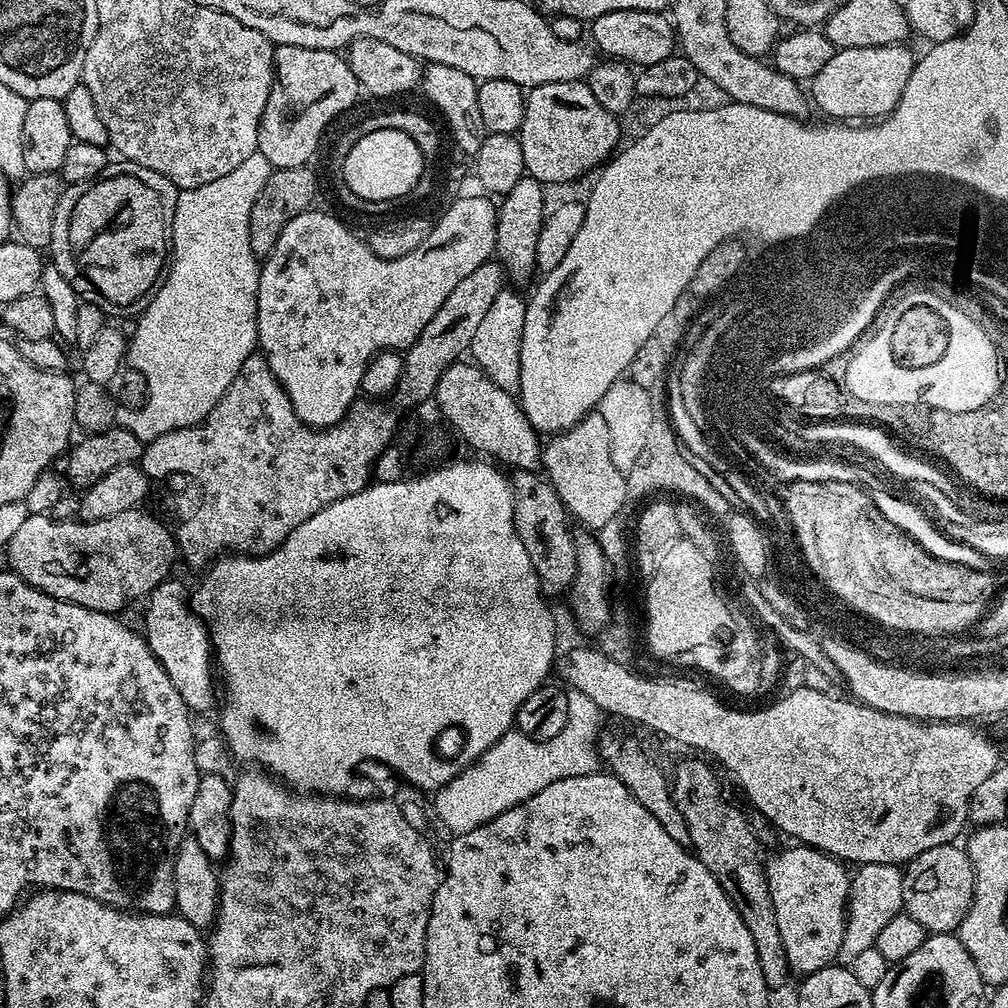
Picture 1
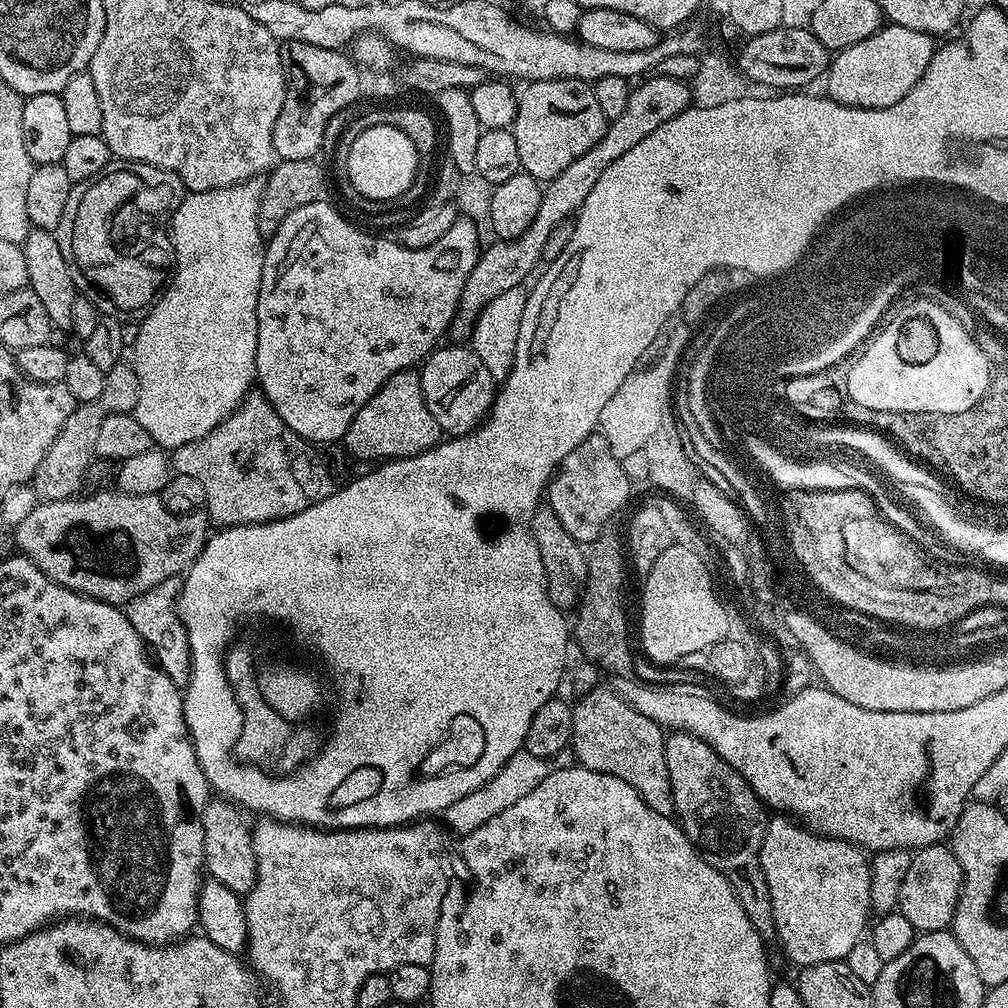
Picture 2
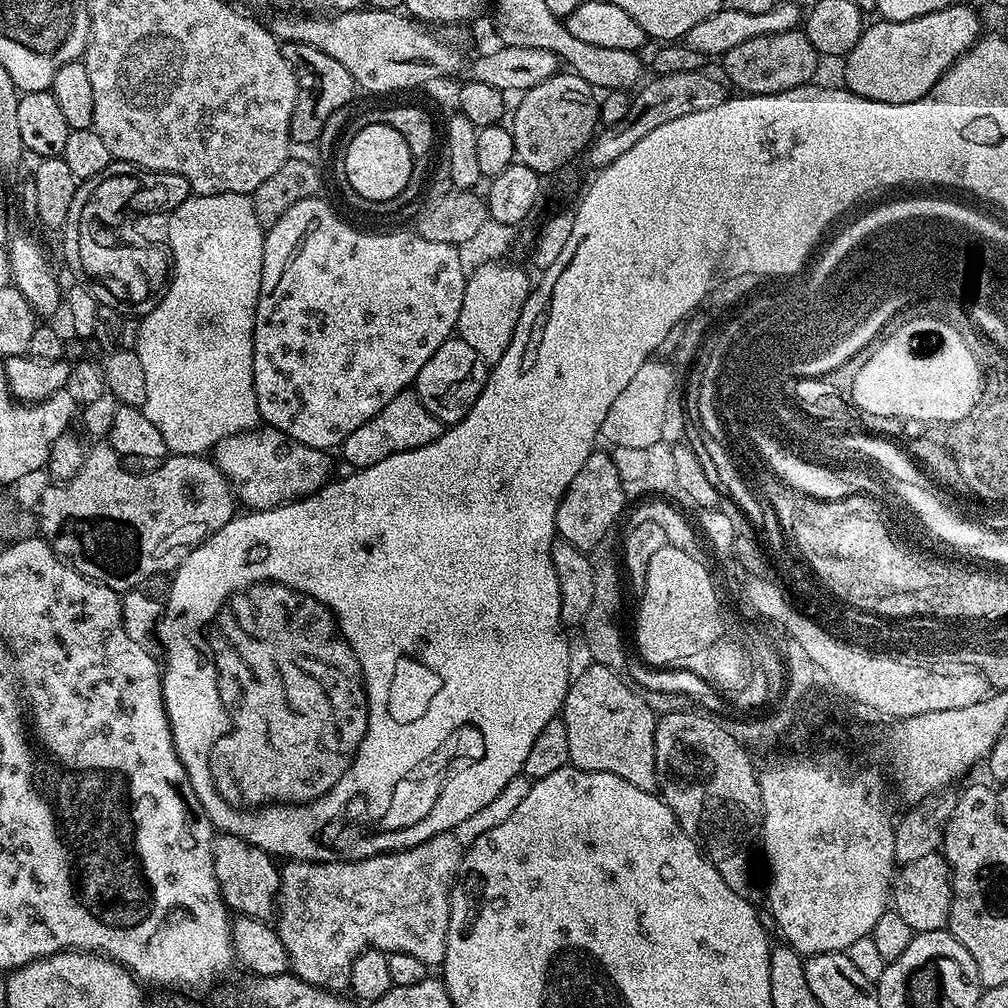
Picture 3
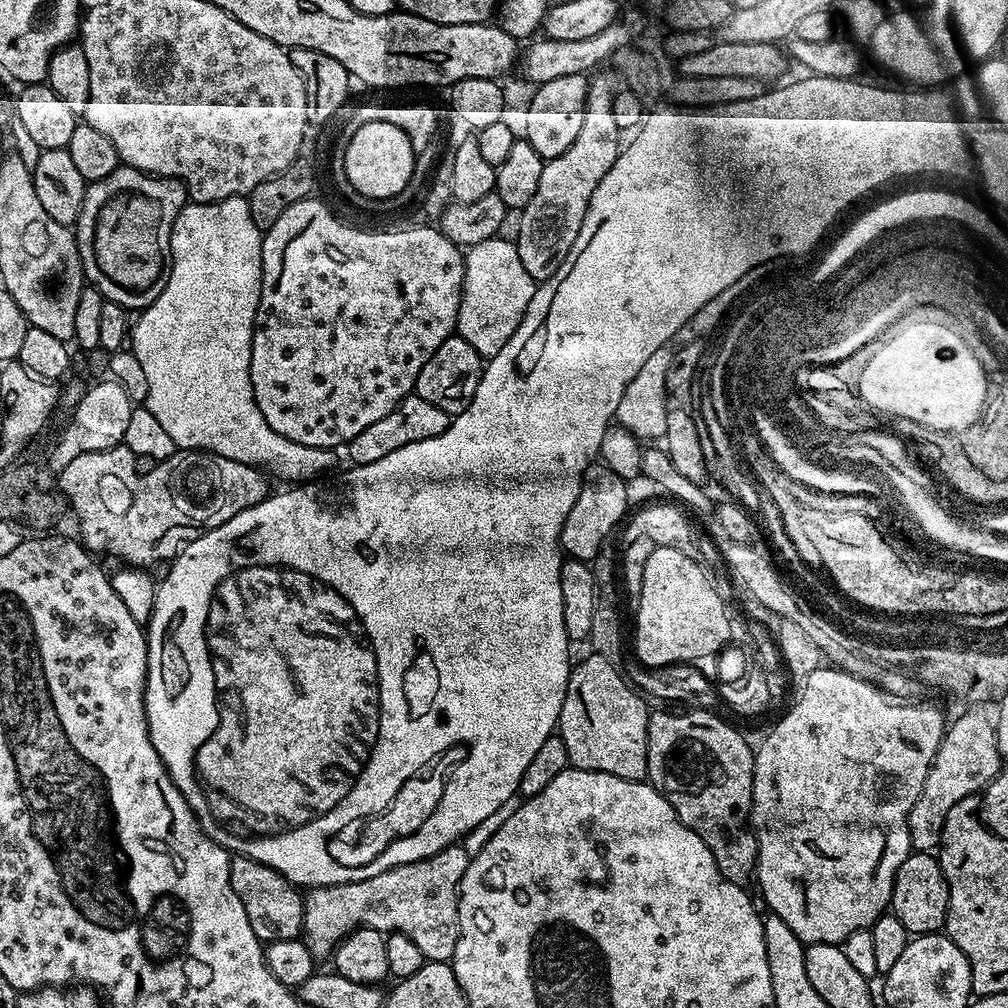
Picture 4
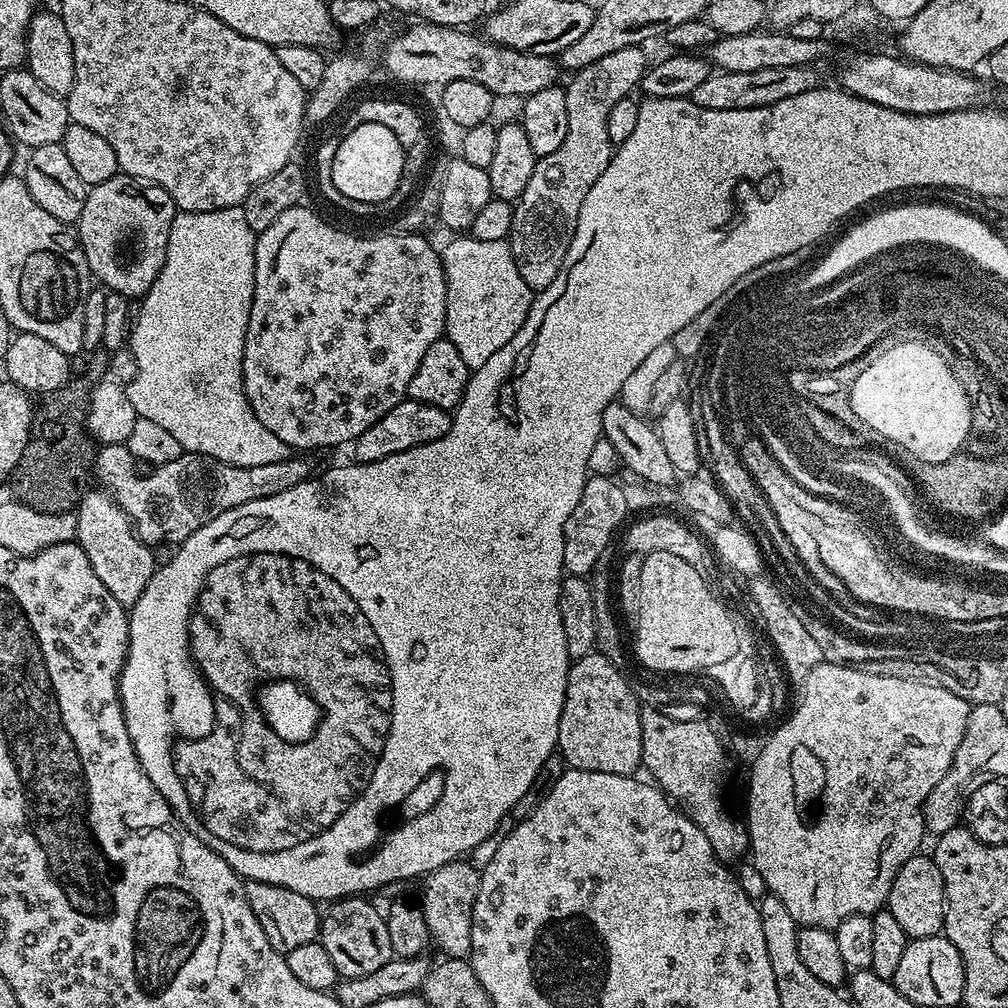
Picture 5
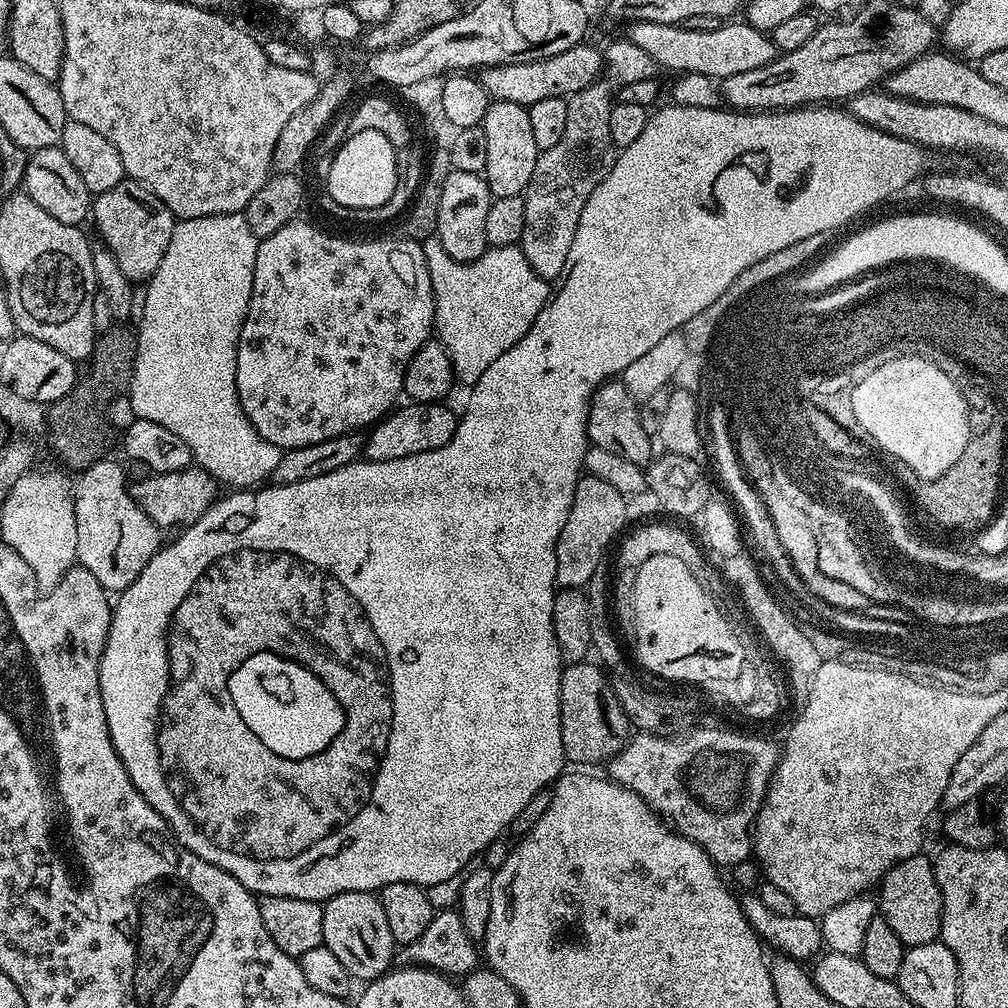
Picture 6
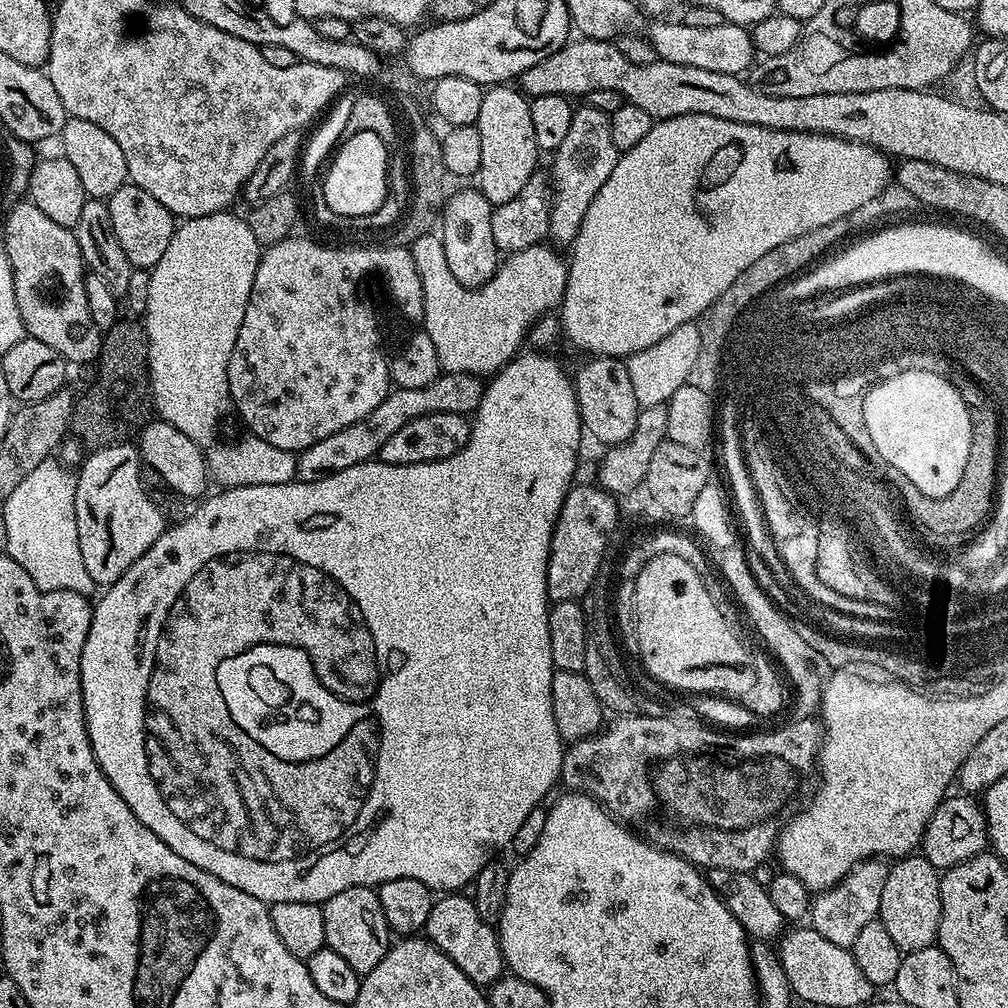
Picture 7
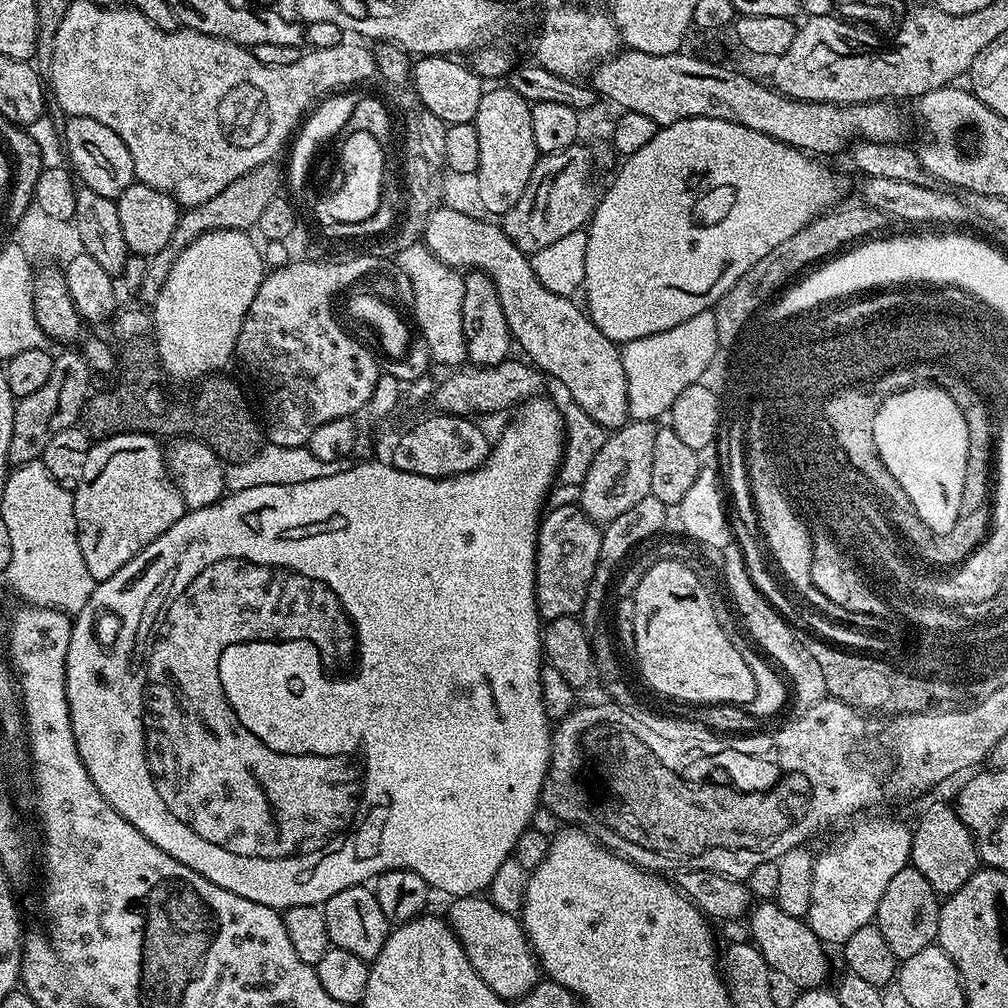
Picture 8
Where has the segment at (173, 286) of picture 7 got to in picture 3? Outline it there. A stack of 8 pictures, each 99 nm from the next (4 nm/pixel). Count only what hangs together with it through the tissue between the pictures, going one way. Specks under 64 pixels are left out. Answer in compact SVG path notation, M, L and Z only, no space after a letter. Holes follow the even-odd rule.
M235 192L234 194L210 194L209 196L189 195L187 200L174 210L168 223L168 247L170 249L170 279L164 297L140 321L136 332L134 351L143 365L146 374L146 400L143 406L146 418L154 422L162 442L166 442L169 453L174 456L204 456L211 453L218 441L235 432L251 432L261 423L258 402L254 394L254 318L258 306L258 294L262 282L262 262L264 261L265 229L260 228L255 218L251 195Z

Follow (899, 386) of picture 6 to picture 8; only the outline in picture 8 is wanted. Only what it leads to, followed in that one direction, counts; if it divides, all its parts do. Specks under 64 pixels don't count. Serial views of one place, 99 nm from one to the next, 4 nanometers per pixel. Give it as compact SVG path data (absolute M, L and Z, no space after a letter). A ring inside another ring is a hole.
M919 386L903 389L901 392L896 392L892 396L886 397L880 403L877 403L872 433L874 434L874 442L876 443L876 453L880 456L880 463L883 464L884 468L888 471L889 477L894 482L896 479L895 485L902 490L906 490L909 498L915 505L915 509L920 509L921 514L919 515L922 517L924 523L936 532L944 533L949 531L949 524L952 524L952 520L955 519L958 521L961 516L962 490L966 482L966 454L968 453L968 420L964 417L959 406L955 404L954 398L946 389L939 386Z

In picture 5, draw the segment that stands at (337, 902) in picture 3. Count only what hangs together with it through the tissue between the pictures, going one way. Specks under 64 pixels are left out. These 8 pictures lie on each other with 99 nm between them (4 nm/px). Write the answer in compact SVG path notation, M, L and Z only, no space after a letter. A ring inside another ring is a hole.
M467 859L451 860L446 866L423 877L418 906L424 911L426 926L432 935L431 943L444 951L445 957L463 960L472 950L472 911L480 885L481 869Z

